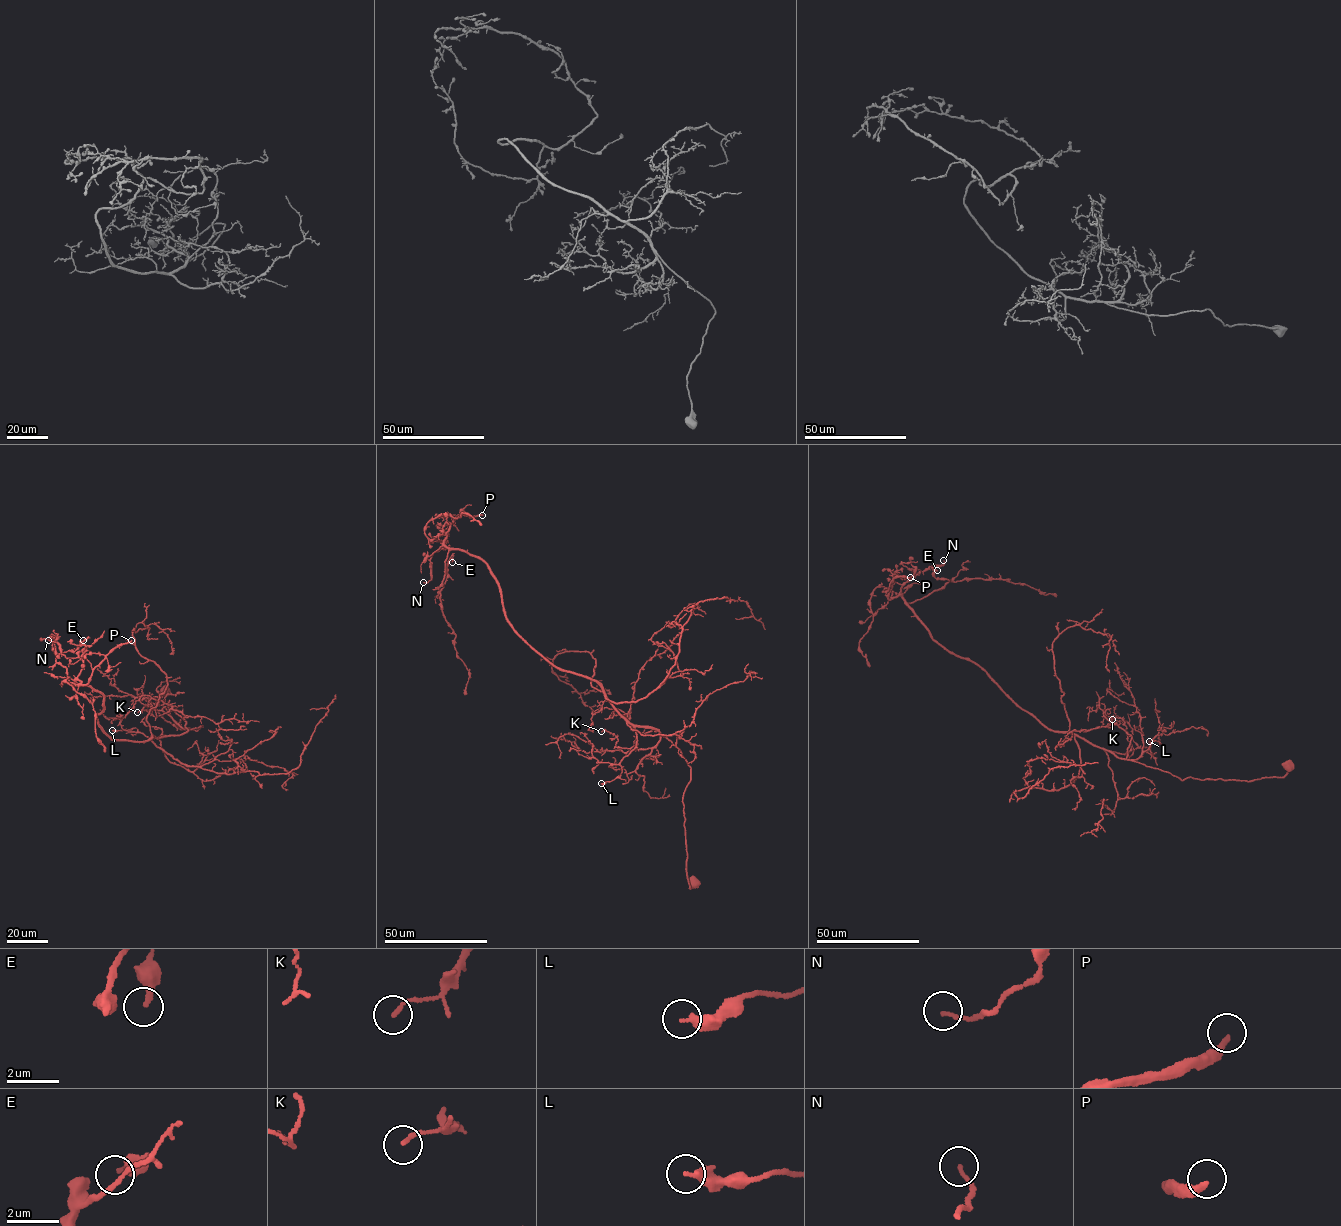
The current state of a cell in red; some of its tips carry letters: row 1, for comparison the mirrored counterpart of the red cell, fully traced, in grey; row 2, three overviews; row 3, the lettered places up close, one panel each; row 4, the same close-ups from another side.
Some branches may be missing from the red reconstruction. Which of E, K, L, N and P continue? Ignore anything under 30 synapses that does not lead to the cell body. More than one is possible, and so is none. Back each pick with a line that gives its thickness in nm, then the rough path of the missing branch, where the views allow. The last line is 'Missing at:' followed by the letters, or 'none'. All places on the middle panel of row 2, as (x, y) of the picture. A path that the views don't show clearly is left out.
P: 260 nm thick; missing branch runs (482, 515), (515, 544), (529, 552), (561, 558), (580, 574), (599, 633), (595, 645)
Missing at: P

